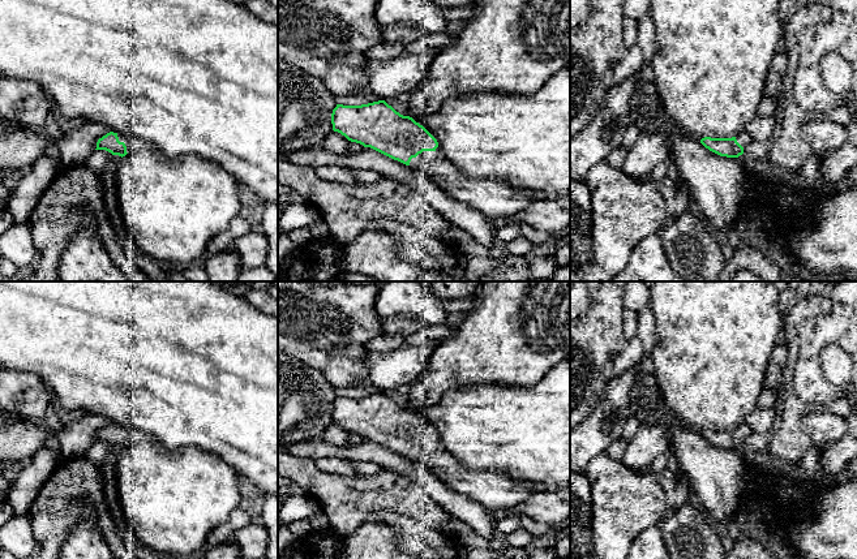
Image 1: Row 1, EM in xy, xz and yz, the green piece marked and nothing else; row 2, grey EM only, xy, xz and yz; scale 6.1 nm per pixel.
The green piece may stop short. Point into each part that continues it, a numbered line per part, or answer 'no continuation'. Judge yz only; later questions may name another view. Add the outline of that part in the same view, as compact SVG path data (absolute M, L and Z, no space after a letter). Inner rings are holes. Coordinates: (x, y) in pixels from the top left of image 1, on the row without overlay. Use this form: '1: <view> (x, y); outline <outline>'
1: yz (742, 429); outline M746 422L740 423L734 429L744 440L751 434L751 430Z

